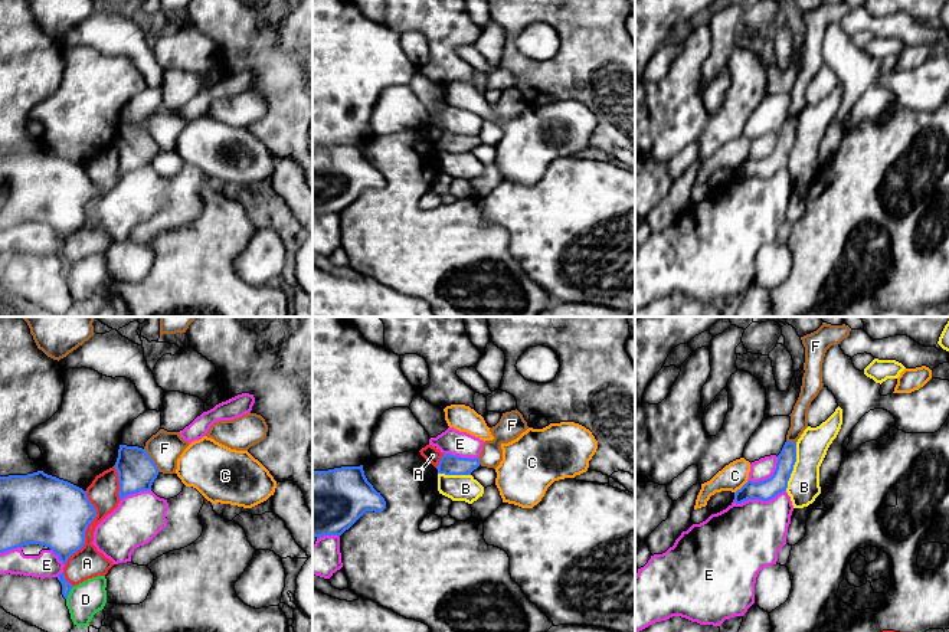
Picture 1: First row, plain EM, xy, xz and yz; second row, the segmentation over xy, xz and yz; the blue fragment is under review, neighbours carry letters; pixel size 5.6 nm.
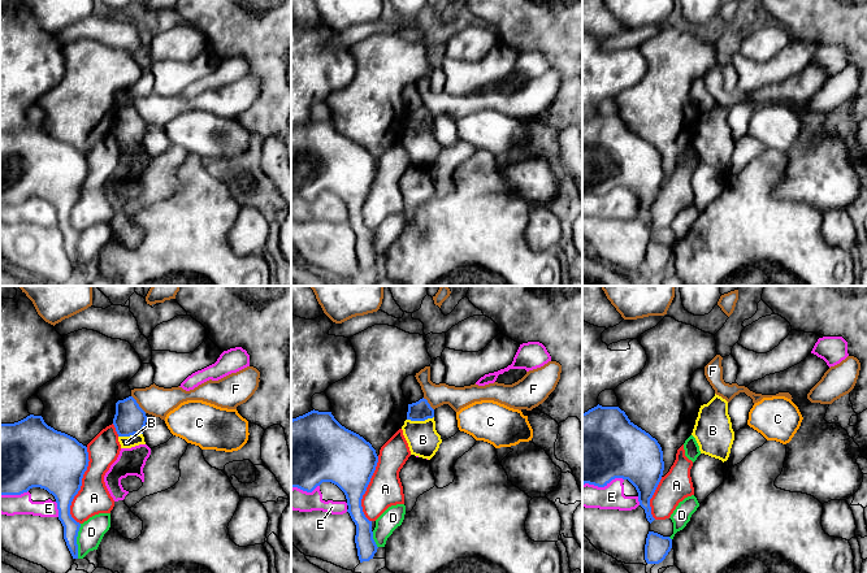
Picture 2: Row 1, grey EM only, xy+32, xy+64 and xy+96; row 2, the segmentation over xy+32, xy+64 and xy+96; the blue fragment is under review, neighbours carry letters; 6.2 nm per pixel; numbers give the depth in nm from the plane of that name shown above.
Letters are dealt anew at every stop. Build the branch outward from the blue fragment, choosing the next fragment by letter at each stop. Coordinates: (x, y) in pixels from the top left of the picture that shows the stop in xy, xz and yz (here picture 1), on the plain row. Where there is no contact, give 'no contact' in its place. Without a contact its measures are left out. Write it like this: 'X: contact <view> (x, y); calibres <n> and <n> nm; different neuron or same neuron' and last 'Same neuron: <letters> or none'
A: contact xy (87, 205); calibres 380 and 170 nm; different neuron
B: contact yz (792, 144); calibres 120 and 180 nm; different neuron
C: contact yz (742, 164); calibres 120 and 150 nm; different neuron
D: contact xy (69, 268); calibres 60 and 190 nm; different neuron
E: contact yz (759, 176); calibres 120 and 400 nm; different neuron
F: contact xy (151, 137); calibres 220 and 190 nm; different neuron
Same neuron: none

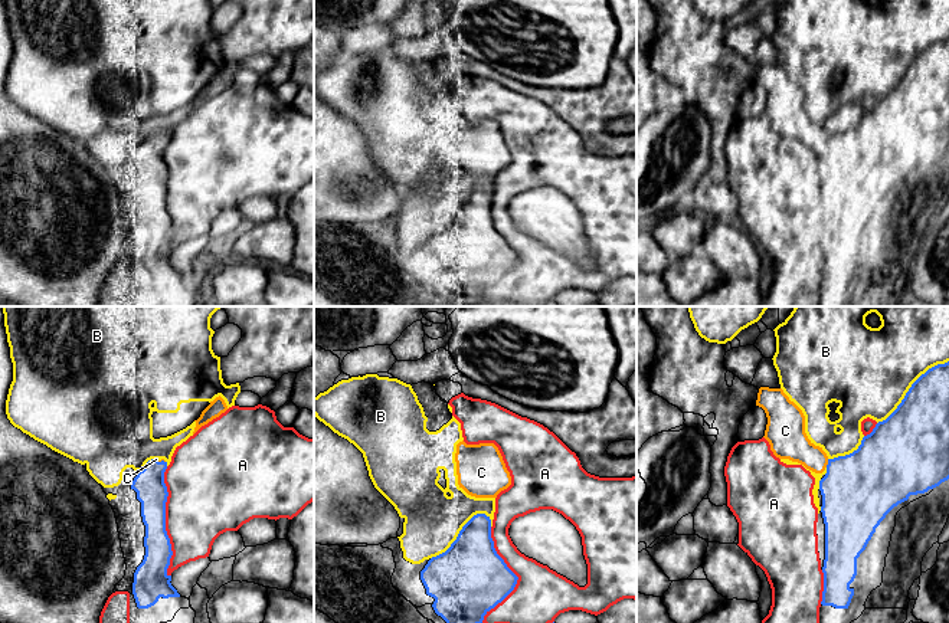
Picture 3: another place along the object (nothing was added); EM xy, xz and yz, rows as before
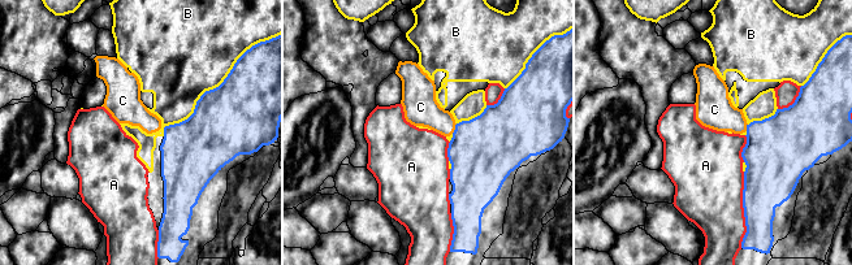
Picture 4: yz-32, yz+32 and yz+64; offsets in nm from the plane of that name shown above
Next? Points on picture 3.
A: contact xy (164, 199); calibres 170 and 400 nm; different neuron
B: contact yz (910, 65); calibres 360 and 480 nm; different neuron
C: contact yz (828, 141); calibres 420 and 190 nm; same neuron
Same neuron: C

